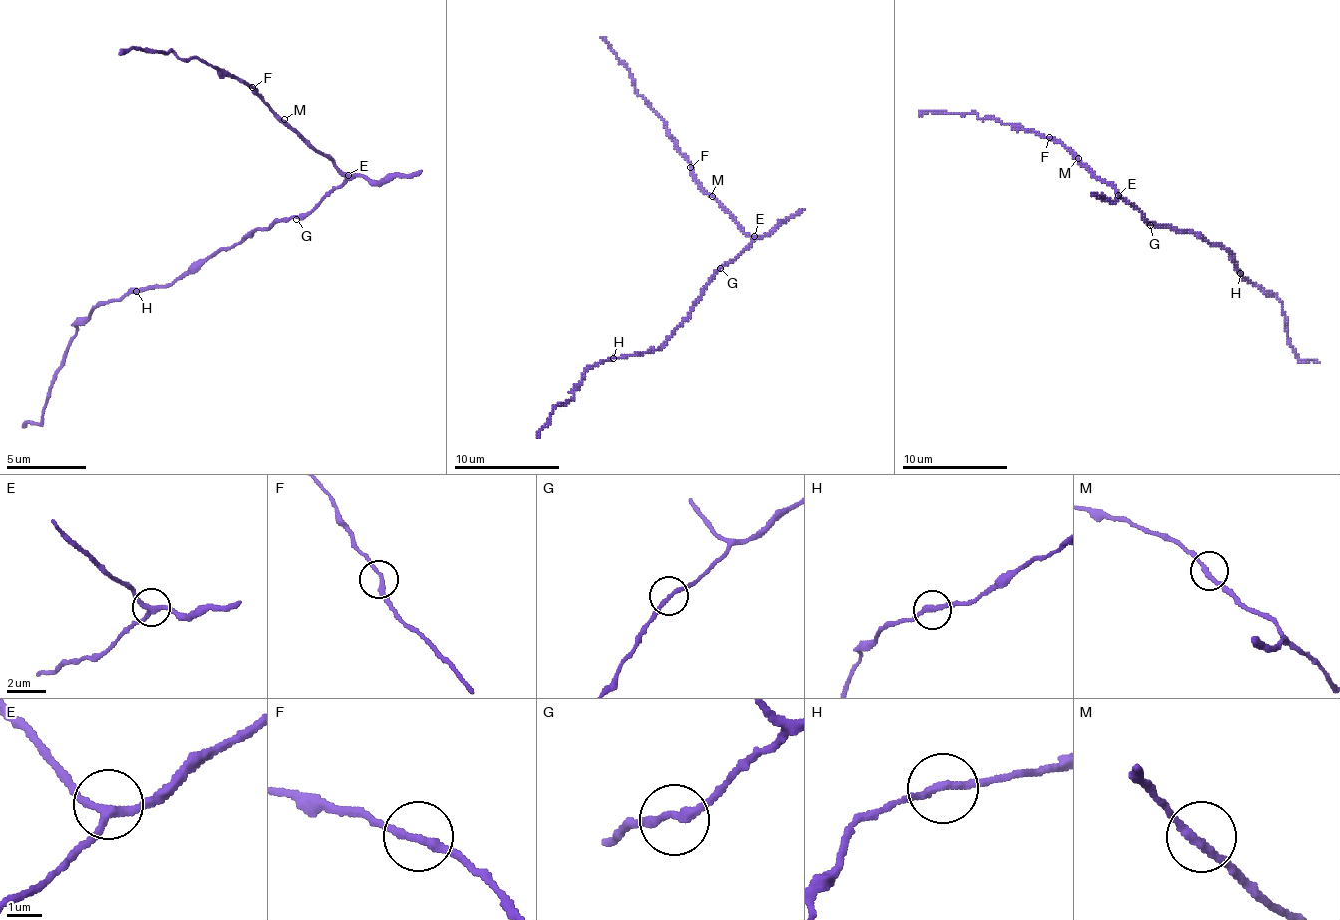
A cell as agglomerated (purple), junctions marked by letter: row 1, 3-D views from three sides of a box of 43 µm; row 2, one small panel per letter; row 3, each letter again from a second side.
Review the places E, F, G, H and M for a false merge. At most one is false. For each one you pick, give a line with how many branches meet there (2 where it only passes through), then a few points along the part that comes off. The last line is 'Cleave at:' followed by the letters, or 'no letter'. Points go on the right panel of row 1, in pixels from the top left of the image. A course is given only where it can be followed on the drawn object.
Cleave at: no letter

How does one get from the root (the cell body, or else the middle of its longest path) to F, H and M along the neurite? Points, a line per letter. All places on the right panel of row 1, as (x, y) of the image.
F: (1150, 222), (1068, 148), (1049, 137)
H: (1150, 222), (1192, 230), (1211, 243), (1224, 246), (1232, 254), (1240, 272)
M: (1150, 222), (1078, 158)

